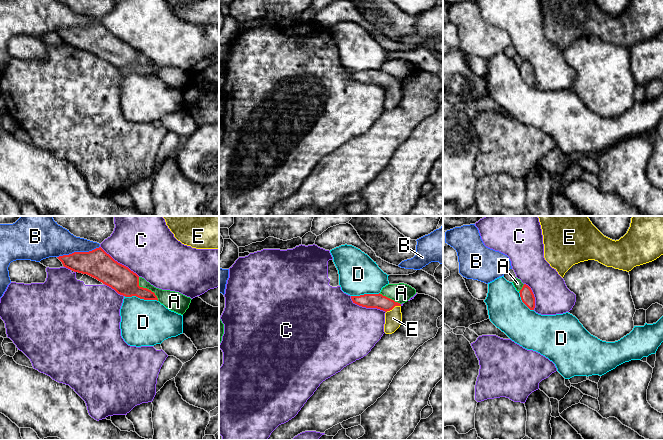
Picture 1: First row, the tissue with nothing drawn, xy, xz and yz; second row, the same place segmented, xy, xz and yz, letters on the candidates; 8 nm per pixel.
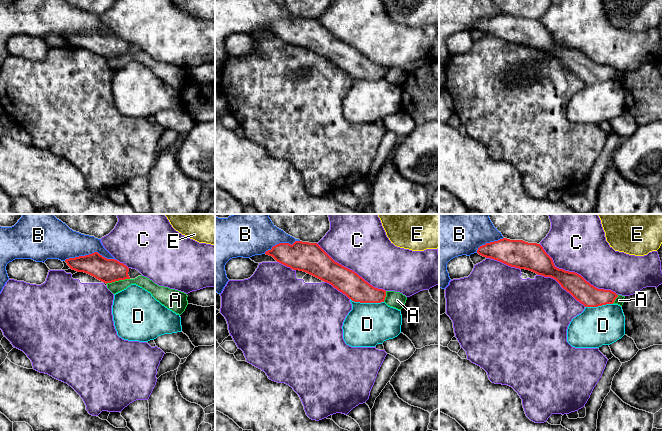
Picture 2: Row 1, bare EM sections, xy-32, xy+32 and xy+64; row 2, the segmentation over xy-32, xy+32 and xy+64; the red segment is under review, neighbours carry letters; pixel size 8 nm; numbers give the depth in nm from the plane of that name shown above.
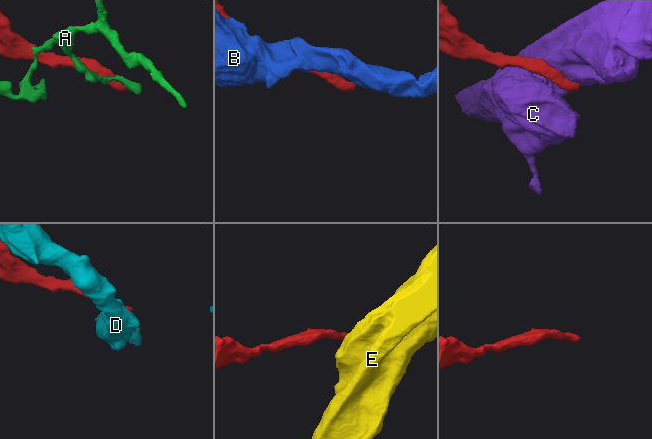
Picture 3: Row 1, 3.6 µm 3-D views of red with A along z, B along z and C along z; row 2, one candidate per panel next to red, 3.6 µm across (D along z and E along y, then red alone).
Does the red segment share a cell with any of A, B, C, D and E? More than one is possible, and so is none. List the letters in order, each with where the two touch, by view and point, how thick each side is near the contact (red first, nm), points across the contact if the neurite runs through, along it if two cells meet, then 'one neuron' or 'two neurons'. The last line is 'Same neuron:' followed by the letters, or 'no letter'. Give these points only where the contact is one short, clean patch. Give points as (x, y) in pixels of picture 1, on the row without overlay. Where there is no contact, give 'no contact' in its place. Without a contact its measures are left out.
A: xy (146, 64) | 220/160 nm | two neurons
B: xy (78, 28) | 220/280 nm | two neurons
C: xy (119, 39) | 220/420 nm | two neurons
D: xy (141, 74) | 220/360 nm | along xy (124, 71), (155, 75), (157, 77) | two neurons
E: xz (393, 83) | 120/140 nm | across xz (378, 77), (393, 83), (393, 94) | one neuron
Same neuron: E

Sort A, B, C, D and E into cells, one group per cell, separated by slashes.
A / B / C / D / E

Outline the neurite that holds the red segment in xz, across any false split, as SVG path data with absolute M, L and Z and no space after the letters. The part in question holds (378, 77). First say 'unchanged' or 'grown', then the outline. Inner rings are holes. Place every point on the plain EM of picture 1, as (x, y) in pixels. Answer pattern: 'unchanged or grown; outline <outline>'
grown; outline M364 70L360 72L351 72L353 79L366 83L377 84L385 87L384 108L386 110L394 109L402 99L401 80L383 72L382 70Z

